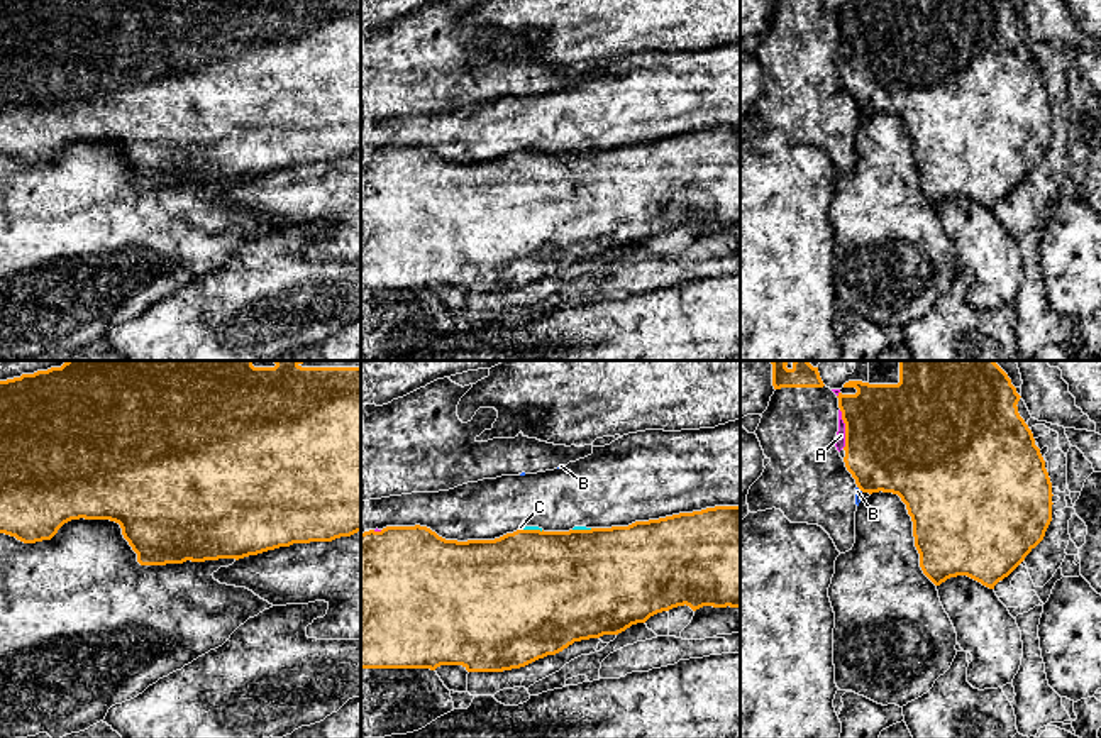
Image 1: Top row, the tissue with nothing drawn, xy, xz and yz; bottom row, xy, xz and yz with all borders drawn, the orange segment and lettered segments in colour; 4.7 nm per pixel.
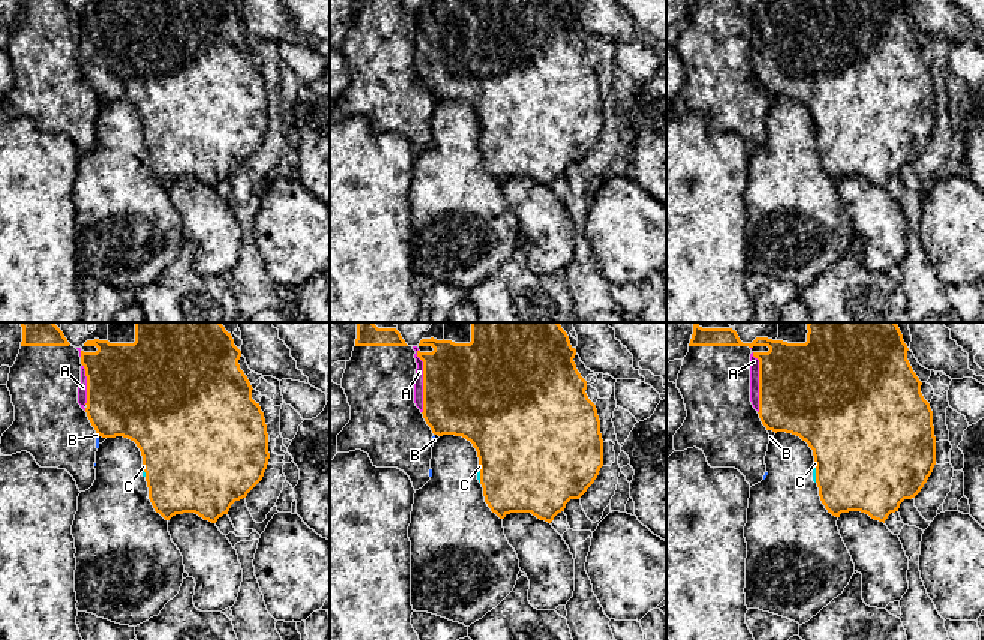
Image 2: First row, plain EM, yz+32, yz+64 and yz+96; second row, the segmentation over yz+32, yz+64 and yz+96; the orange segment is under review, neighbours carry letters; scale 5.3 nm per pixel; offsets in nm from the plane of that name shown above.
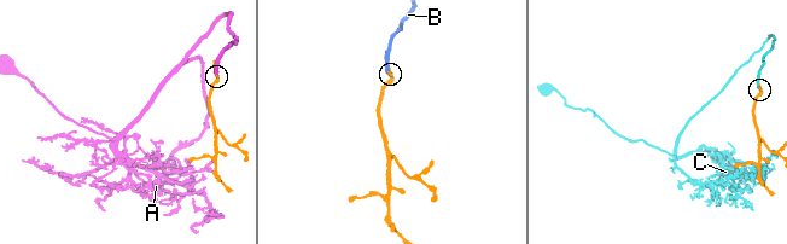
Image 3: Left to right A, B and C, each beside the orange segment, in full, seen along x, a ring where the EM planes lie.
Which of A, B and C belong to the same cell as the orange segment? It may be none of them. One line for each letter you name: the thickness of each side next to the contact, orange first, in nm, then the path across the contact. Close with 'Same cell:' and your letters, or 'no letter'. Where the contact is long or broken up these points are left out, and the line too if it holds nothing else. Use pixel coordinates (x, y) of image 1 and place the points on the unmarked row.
Same cell: no letter

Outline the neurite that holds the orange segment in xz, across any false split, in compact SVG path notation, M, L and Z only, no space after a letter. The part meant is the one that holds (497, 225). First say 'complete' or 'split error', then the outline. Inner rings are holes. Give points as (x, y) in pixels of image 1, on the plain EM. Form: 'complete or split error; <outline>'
complete; M715 127L628 147L517 151L495 161L445 161L427 147L361 154L361 289L462 286L503 293L556 276L574 262L618 256L678 227L740 229L740 127Z

